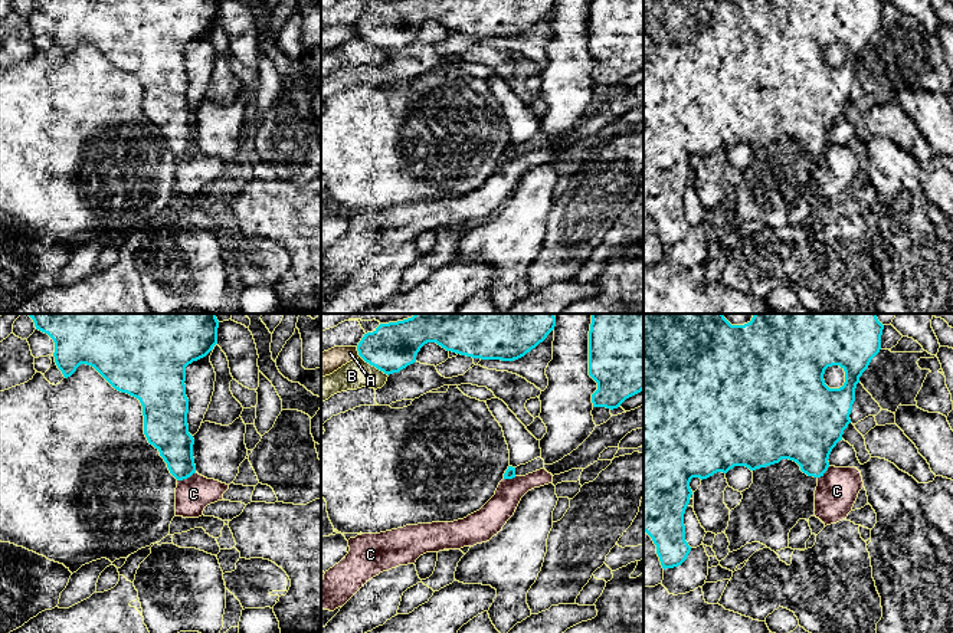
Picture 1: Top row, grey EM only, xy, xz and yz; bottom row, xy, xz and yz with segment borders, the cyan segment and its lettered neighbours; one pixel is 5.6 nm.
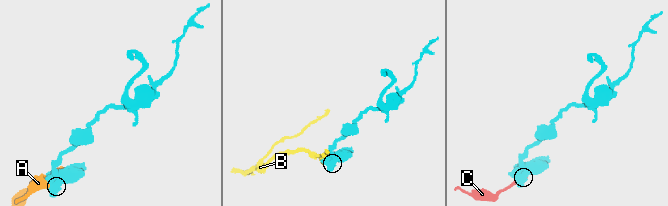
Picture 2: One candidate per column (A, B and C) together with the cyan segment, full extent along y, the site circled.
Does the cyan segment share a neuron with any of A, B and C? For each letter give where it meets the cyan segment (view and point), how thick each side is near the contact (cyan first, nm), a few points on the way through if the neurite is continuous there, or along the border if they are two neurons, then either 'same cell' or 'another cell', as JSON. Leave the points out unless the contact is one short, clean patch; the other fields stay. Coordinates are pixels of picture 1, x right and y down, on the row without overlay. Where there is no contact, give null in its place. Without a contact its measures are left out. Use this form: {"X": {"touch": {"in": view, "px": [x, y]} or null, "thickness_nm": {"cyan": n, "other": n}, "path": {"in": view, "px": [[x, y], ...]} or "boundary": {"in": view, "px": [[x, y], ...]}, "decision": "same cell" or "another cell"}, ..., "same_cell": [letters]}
{"A": {"touch": {"in": "xz", "px": [357, 28]}, "thickness_nm": {"cyan": 280, "other": 140}, "decision": "another cell"}, "B": {"touch": {"in": "xz", "px": [375, 43]}, "thickness_nm": {"cyan": 280, "other": 160}, "decision": "another cell"}, "C": {"touch": {"in": "xy", "px": [186, 156]}, "thickness_nm": {"cyan": 200, "other": 190}, "boundary": {"in": "xy", "px": [[196, 150], [177, 158]]}, "decision": "another cell"}, "same_cell": []}

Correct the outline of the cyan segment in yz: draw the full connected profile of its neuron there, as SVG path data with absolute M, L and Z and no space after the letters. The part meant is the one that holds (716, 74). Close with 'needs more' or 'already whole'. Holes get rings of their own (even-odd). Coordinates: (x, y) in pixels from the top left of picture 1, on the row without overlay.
M643 0L643 209L656 223L662 246L681 243L691 224L685 219L684 191L690 181L692 155L707 157L717 150L727 151L734 144L746 144L750 148L779 141L789 137L800 144L808 154L821 155L829 145L829 132L844 108L851 101L849 92L855 79L855 66L859 55L868 46L871 37L881 27L881 0L747 0L731 3L730 0ZM839 43L845 49L845 60L839 66L829 66L823 52L828 45Z; already whole

